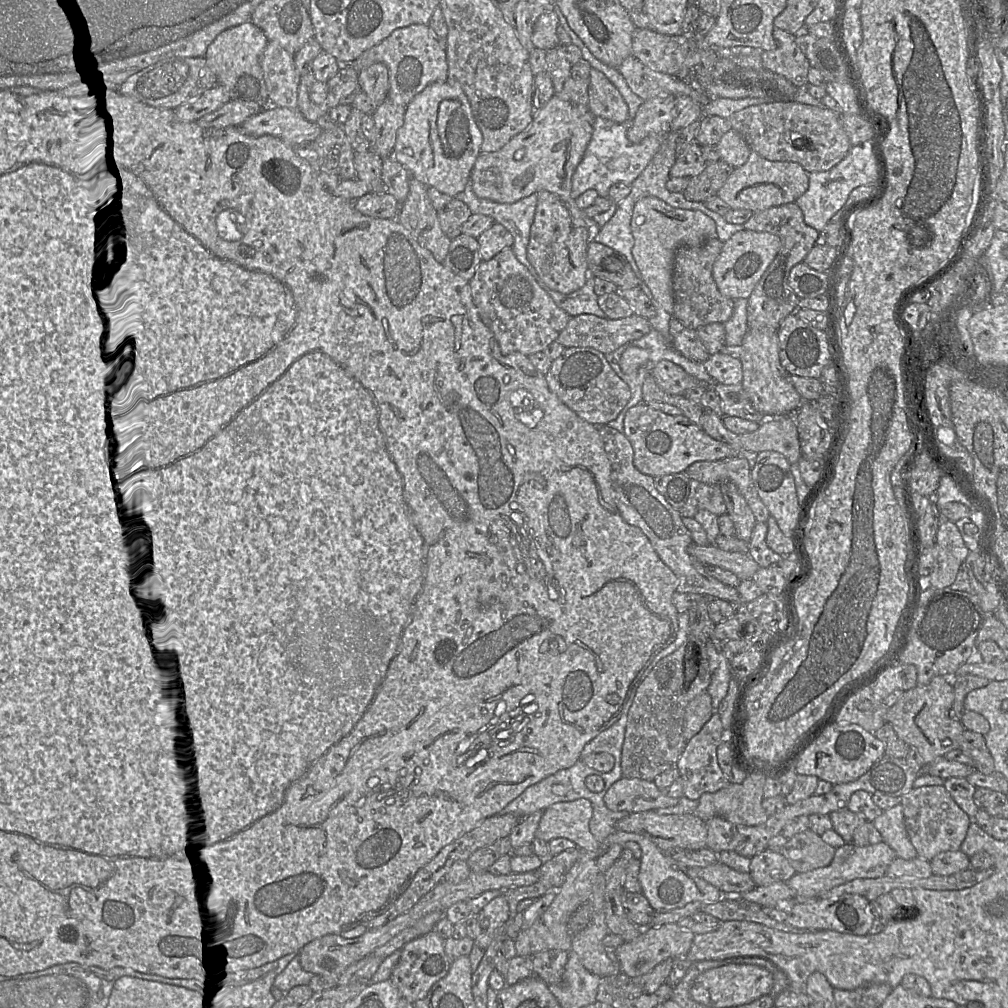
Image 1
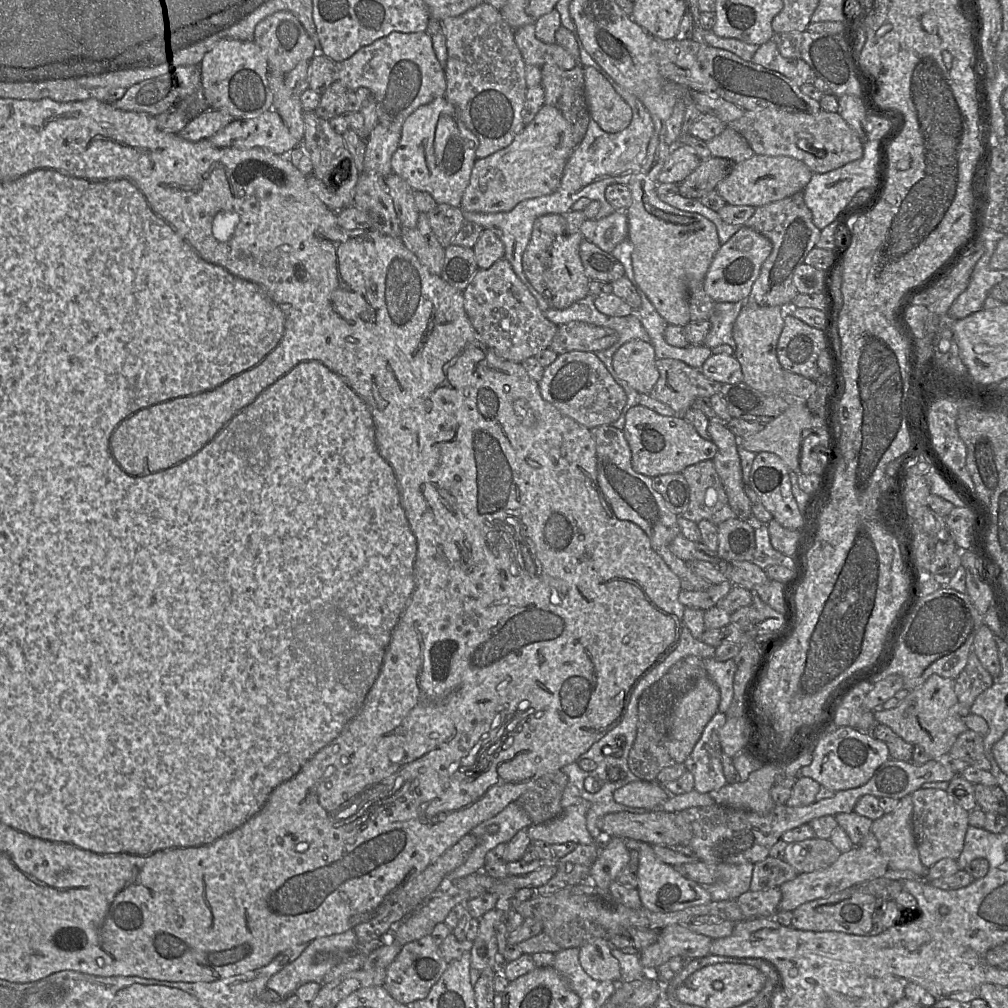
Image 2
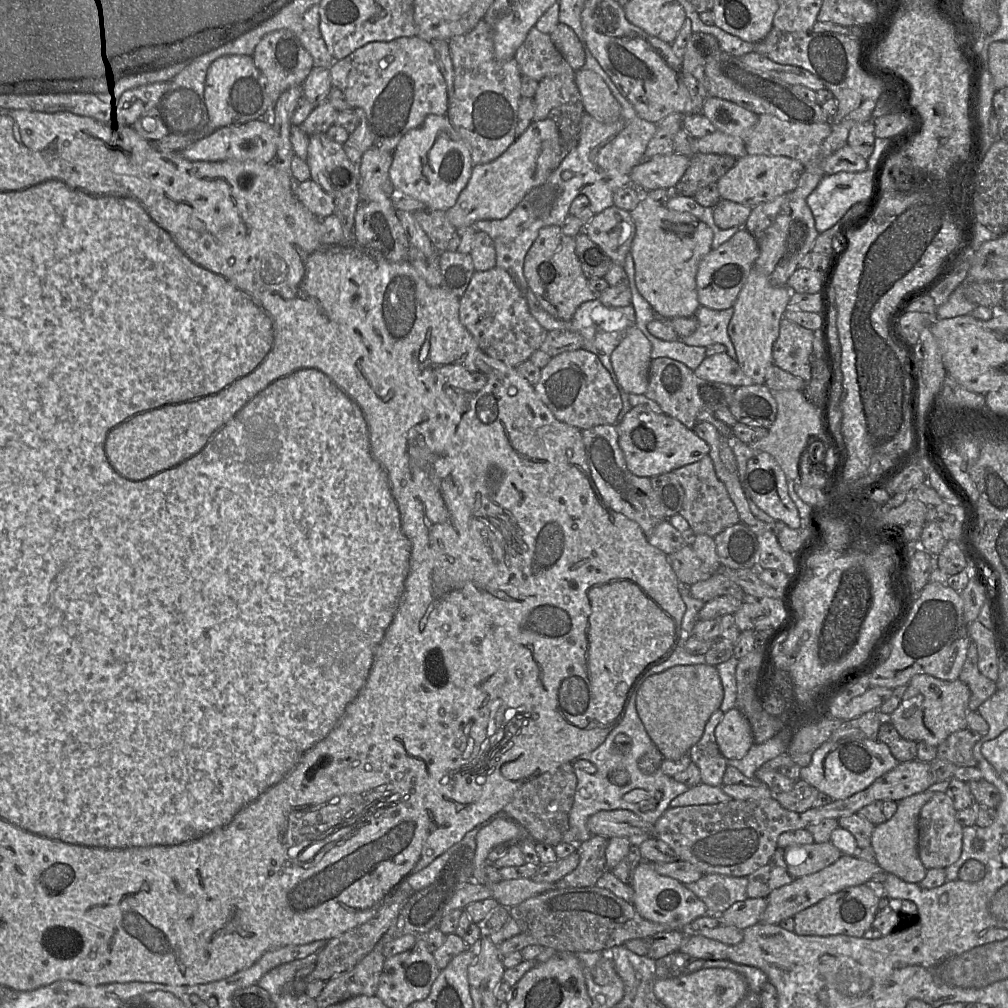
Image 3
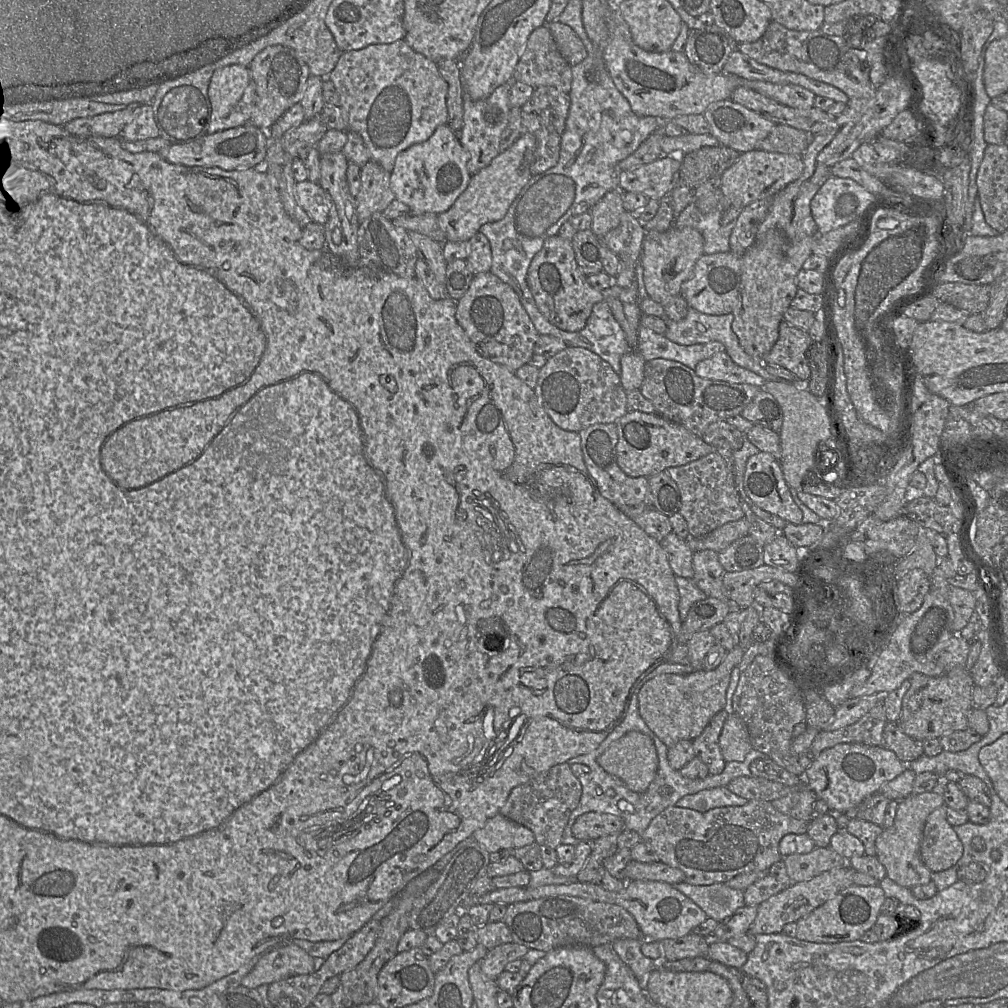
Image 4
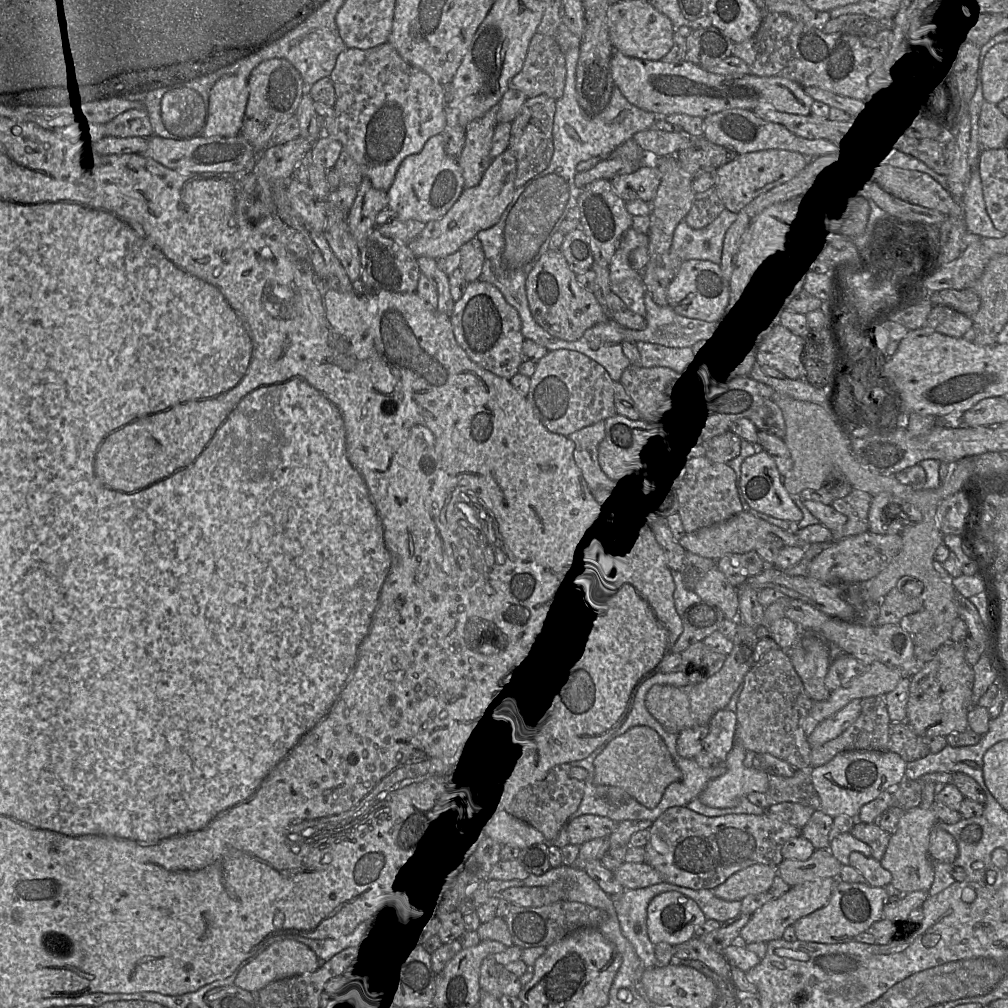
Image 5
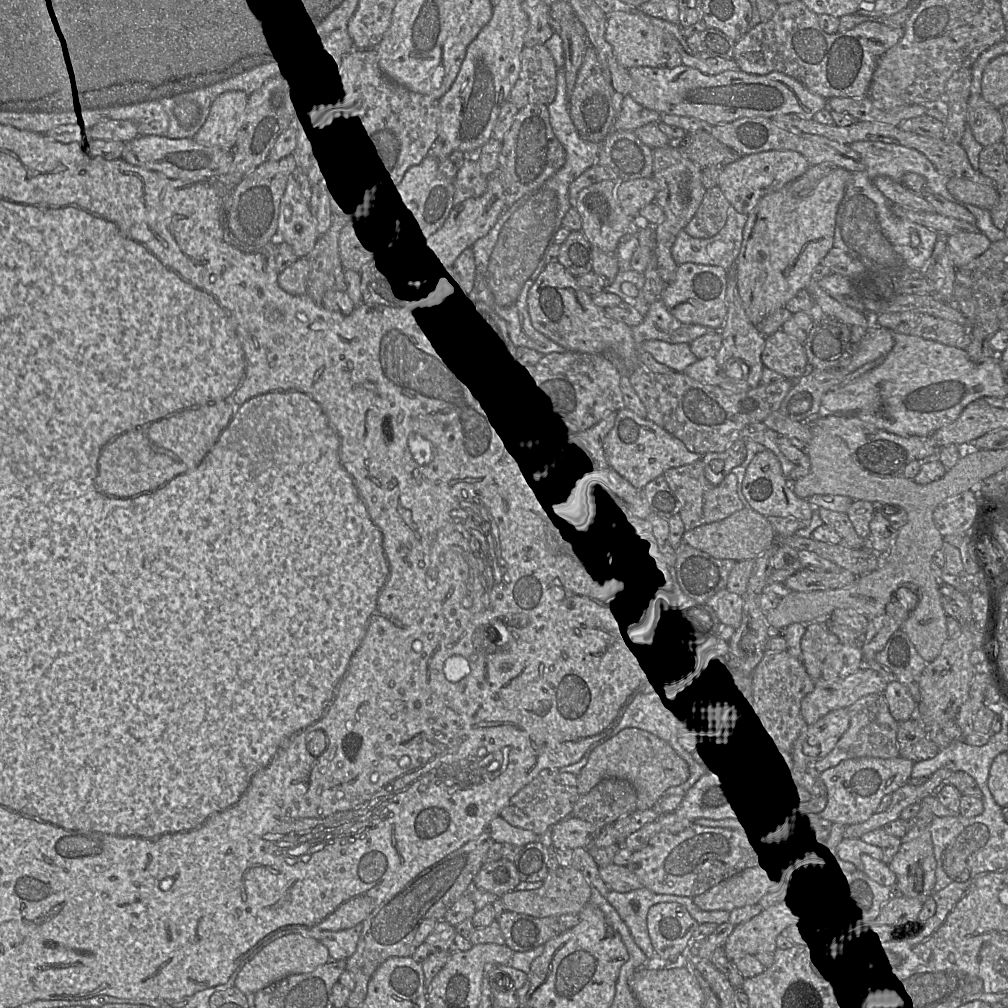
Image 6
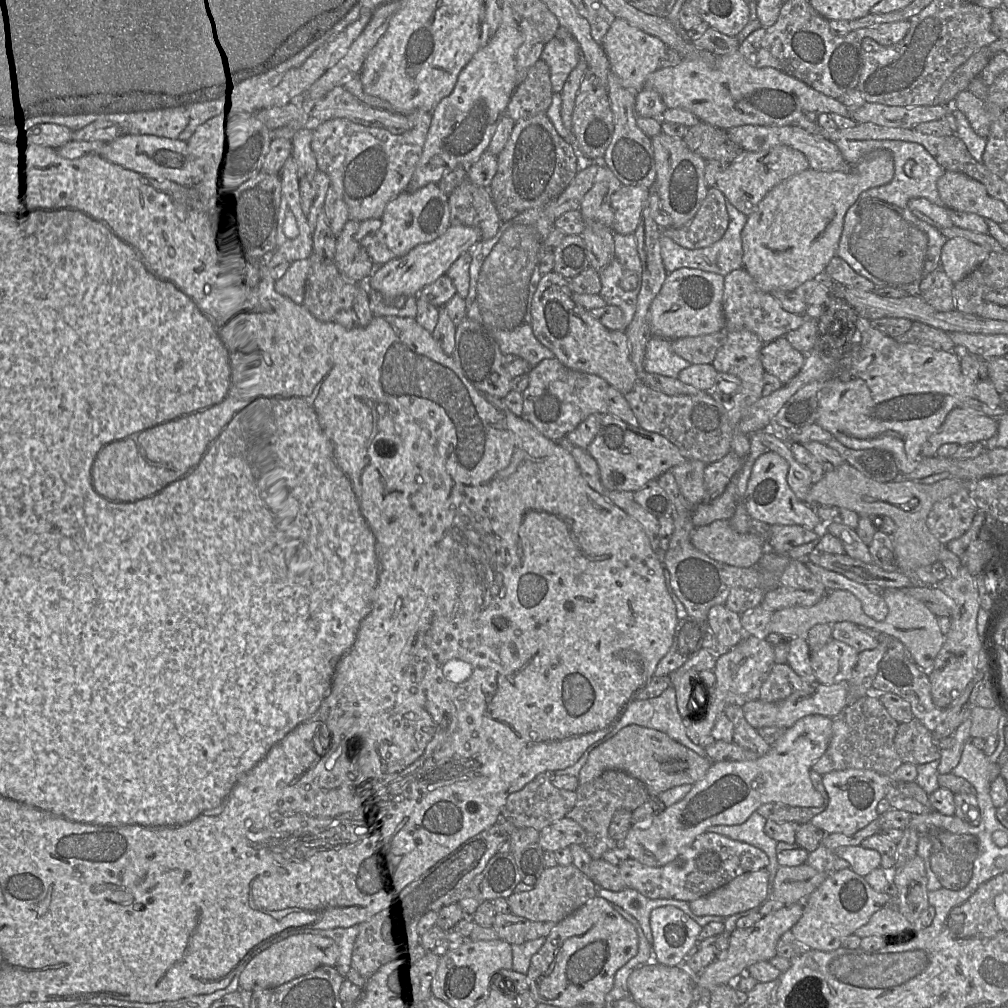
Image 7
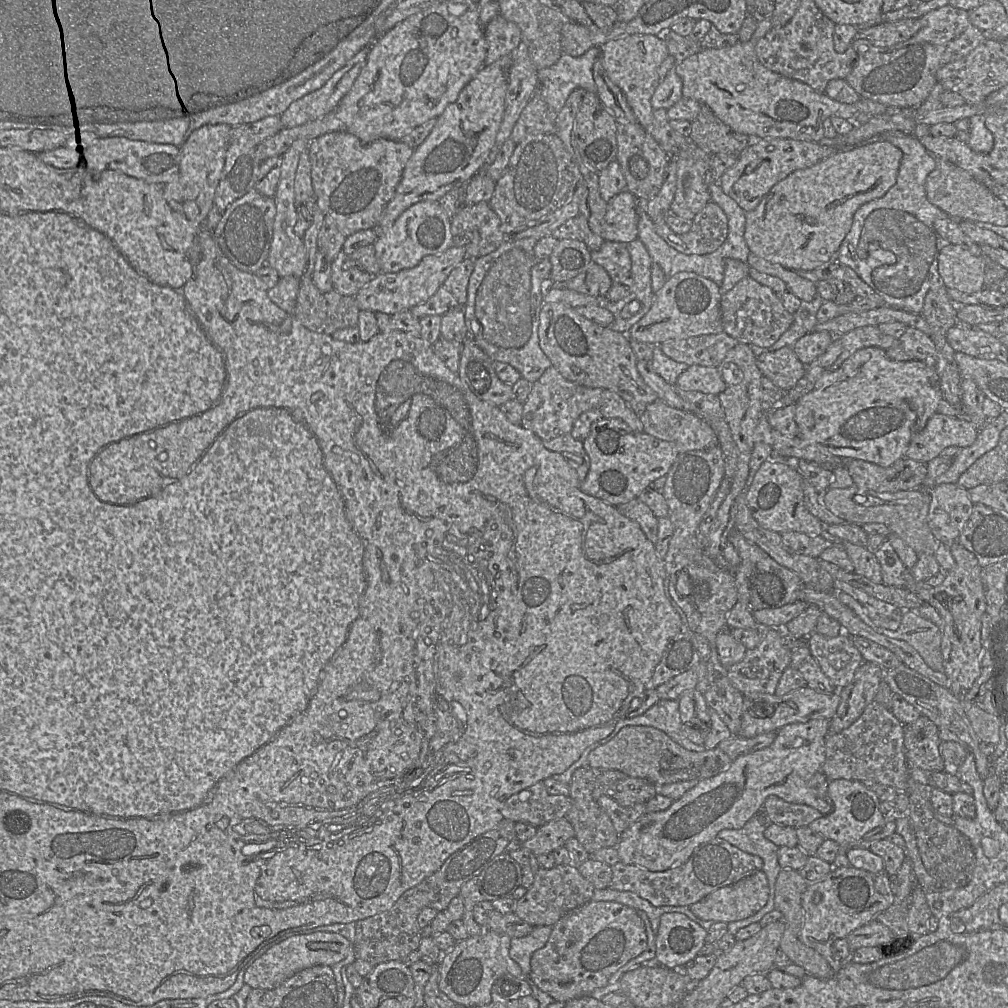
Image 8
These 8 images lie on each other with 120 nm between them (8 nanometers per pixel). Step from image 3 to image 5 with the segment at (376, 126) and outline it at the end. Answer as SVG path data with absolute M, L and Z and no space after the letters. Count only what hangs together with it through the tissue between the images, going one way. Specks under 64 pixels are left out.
M388 42L370 49L347 48L338 55L335 67L329 78L332 81L336 92L336 102L334 105L335 115L332 123L323 131L323 133L333 137L342 144L342 150L346 151L353 158L359 166L362 176L368 178L374 188L388 191L393 184L397 169L401 162L407 156L419 153L428 139L437 134L442 134L446 124L444 86L435 81L424 71L404 61L394 47Z

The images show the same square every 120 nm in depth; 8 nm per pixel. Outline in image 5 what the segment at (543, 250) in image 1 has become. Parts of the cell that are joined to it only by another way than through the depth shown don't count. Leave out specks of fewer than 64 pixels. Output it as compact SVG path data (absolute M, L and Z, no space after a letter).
M548 250L537 261L526 278L526 294L530 312L535 322L551 336L576 341L591 327L610 320L610 313L597 301L595 294L585 290L577 280L577 275L570 269L561 251Z

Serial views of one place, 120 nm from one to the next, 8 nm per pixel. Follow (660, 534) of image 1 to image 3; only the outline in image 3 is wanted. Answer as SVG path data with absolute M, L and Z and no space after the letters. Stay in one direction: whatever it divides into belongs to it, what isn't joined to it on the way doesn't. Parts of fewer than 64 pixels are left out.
M598 425L582 430L581 434L591 477L602 499L612 510L638 523L647 537L659 523L668 519L664 515L650 478L636 476L627 468L618 443L617 425Z

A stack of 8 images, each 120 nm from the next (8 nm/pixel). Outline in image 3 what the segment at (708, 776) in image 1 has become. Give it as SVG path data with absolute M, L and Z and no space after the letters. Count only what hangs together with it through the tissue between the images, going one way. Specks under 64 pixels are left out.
M716 710L705 725L701 739L689 750L692 763L700 770L701 782L711 786L722 786L723 776L727 767L727 759L719 750L715 729L724 716Z

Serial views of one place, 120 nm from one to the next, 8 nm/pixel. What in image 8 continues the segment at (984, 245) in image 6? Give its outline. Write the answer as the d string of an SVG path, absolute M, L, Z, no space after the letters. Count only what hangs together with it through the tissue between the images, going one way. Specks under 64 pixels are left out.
M949 244L938 258L938 271L943 284L949 289L974 293L984 288L986 262L968 249Z

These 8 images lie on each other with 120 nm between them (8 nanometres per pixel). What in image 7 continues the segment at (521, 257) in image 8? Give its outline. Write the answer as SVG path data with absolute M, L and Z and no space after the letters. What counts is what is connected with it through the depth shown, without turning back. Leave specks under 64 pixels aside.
M546 206L525 210L515 218L501 222L497 234L489 240L480 240L471 250L470 286L466 301L466 317L479 323L496 341L504 355L515 355L524 359L531 368L544 359L554 358L554 354L542 345L533 334L531 301L541 274L540 263L548 249L544 241L554 227L545 213Z

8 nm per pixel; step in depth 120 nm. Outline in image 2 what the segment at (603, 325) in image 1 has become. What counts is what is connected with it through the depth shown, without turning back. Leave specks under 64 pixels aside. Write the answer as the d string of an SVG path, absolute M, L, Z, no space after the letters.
M572 321L558 326L549 348L558 355L575 350L597 352L610 348L617 340L614 329Z

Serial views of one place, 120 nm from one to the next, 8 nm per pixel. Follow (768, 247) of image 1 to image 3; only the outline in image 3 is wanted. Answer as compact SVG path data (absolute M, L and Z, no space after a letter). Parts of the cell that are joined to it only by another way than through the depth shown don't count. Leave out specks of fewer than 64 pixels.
M740 228L719 248L711 250L701 260L696 275L697 295L700 305L713 310L725 310L733 307L758 257L757 241L745 228Z

